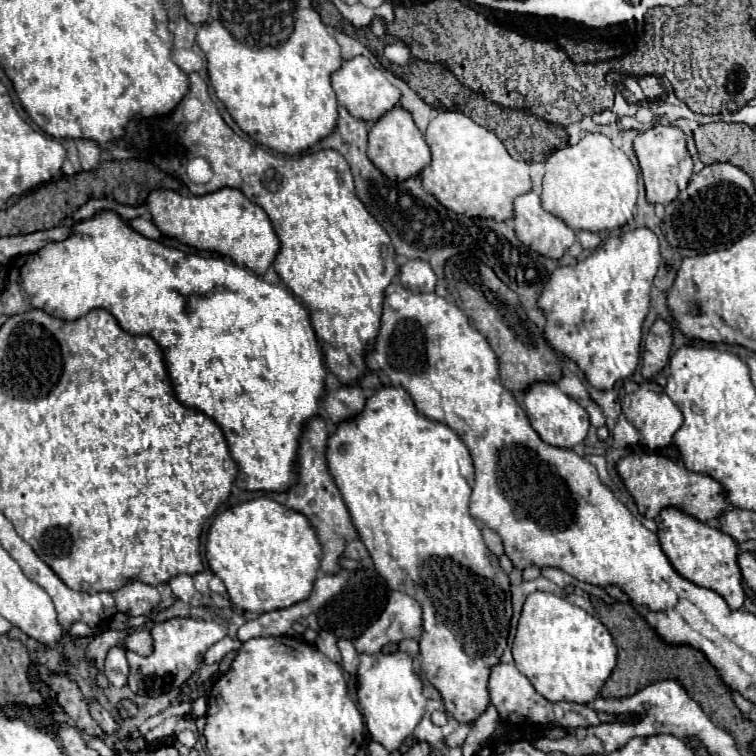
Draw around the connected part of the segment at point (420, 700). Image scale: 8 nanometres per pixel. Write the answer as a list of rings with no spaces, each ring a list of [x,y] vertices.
[[[392,652],[392,654],[360,654],[360,668],[358,668],[358,706],[364,716],[366,728],[370,738],[380,742],[386,750],[398,750],[400,744],[414,732],[416,724],[422,720],[426,712],[426,698],[422,694],[422,682],[414,674],[412,658],[406,652]]]

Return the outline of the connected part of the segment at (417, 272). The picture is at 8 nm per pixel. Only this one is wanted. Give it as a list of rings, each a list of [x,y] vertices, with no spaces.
[[[406,260],[400,264],[398,278],[400,284],[412,292],[434,292],[436,286],[436,274],[424,260]]]

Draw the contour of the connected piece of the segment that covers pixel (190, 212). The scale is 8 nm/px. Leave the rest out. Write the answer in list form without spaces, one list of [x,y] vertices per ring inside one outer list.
[[[226,186],[204,196],[180,196],[174,190],[152,190],[146,198],[146,206],[152,212],[152,222],[164,236],[198,250],[214,250],[230,256],[236,264],[260,276],[272,266],[280,248],[266,212],[252,204],[238,188]]]

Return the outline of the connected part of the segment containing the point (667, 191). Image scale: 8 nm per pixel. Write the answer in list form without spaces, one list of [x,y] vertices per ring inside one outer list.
[[[656,124],[646,132],[638,132],[638,136],[634,138],[634,152],[640,162],[642,178],[646,184],[646,200],[650,204],[668,204],[678,196],[678,192],[688,186],[688,180],[692,176],[692,158],[686,150],[682,130],[674,126]]]

